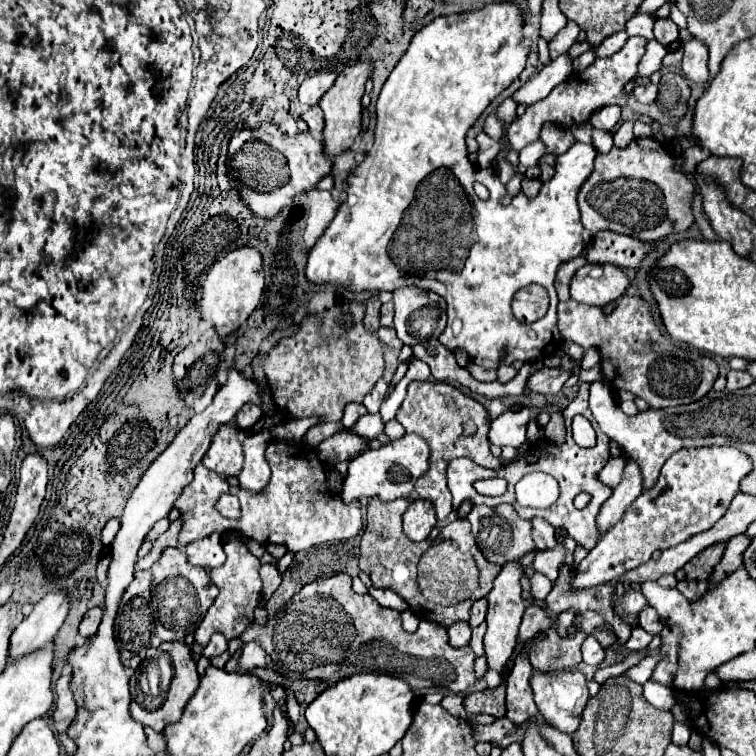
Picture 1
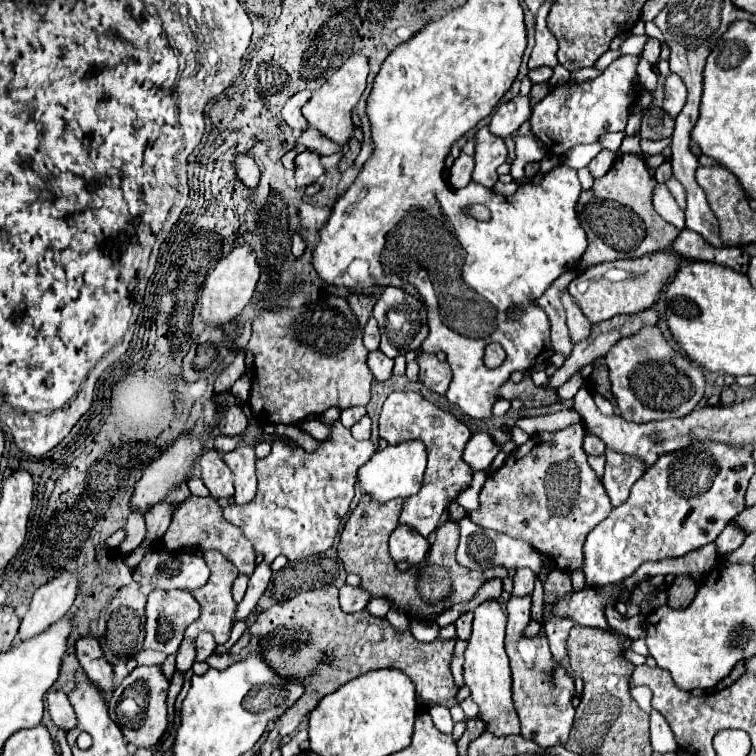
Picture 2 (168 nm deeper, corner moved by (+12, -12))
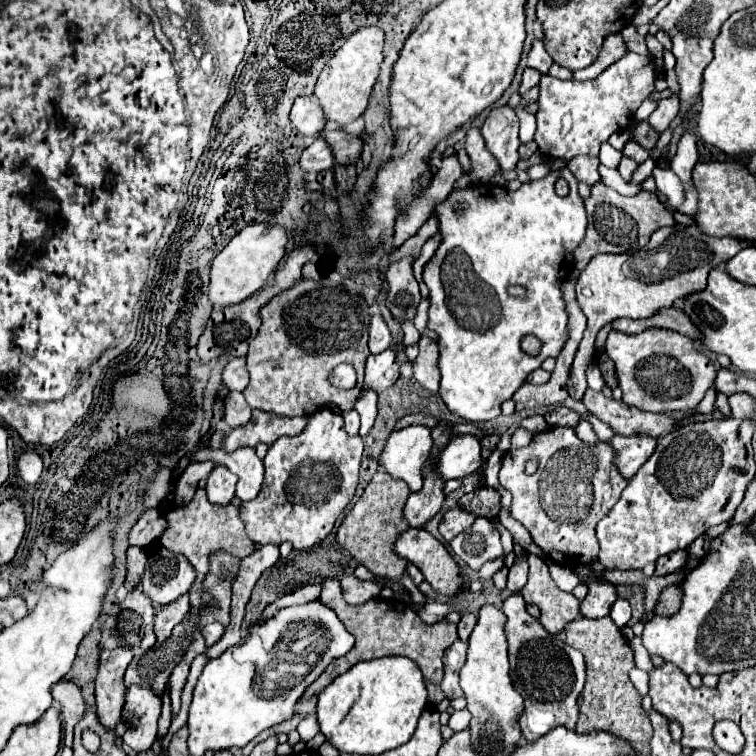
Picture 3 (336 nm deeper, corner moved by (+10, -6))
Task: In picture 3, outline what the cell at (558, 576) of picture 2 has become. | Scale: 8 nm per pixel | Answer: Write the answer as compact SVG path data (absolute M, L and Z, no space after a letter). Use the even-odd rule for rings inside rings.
M528 554L528 562L530 562L528 582L520 594L526 602L536 604L540 608L542 626L550 634L558 634L560 630L564 630L568 622L576 620L580 600L574 594L558 590L542 558Z

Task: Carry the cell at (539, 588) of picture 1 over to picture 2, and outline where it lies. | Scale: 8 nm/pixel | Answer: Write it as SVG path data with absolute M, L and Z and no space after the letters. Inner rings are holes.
M512 596L506 604L508 610L508 630L506 630L506 652L510 656L510 668L512 668L512 698L514 698L514 708L518 712L520 724L522 724L522 736L528 740L534 740L536 744L550 748L558 744L566 744L572 722L574 722L574 678L566 674L566 670L558 664L554 664L550 646L546 638L526 638L522 636L524 628L530 622L530 608L532 608L532 596Z

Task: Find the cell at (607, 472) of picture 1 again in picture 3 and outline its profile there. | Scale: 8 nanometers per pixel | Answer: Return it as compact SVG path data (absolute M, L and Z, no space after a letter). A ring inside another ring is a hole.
M580 418L580 422L574 426L574 432L576 432L578 438L580 438L582 442L586 442L586 444L598 444L598 442L600 442L598 436L596 436L596 432L592 430L590 422L584 420L584 418Z

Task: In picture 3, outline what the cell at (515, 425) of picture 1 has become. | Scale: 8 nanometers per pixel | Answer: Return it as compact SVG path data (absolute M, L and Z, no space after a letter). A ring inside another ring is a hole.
M454 436L438 454L436 474L442 480L464 478L482 466L480 440L474 436Z

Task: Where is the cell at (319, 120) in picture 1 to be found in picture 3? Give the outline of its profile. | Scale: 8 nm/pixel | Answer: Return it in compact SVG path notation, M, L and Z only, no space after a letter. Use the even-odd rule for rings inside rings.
M324 130L320 134L332 148L334 152L334 158L336 158L336 164L342 164L342 166L350 166L354 162L358 162L360 154L362 154L362 138L360 136L352 136L352 134L346 134L344 130Z

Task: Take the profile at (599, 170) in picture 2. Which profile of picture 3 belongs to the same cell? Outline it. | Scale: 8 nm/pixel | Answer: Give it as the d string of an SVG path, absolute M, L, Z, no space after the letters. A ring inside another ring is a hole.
M578 156L578 158L572 158L566 168L576 176L578 182L584 182L588 186L594 186L598 180L600 180L600 174L598 174L598 158L586 158L586 156Z

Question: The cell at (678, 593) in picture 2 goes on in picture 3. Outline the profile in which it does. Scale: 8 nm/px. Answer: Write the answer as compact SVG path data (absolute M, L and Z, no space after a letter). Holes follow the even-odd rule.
M674 584L674 586L668 586L660 592L658 596L658 602L656 602L656 614L658 616L674 616L678 606L680 606L680 586Z

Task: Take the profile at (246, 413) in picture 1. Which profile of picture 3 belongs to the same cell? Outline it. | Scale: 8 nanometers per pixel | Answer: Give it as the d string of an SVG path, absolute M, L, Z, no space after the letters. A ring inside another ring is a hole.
M230 392L228 398L226 398L226 402L224 402L224 406L226 406L224 420L228 422L230 428L244 426L250 420L250 416L252 416L252 408L244 400L242 392Z

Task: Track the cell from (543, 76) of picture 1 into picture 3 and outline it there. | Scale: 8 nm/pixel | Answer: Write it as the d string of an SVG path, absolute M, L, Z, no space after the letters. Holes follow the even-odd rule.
M492 108L480 128L488 152L498 160L500 170L514 170L518 162L518 118L512 108Z

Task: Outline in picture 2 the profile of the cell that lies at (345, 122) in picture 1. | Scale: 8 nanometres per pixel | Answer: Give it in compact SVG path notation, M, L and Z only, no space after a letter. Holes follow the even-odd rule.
M354 54L320 86L320 90L312 94L312 98L302 108L302 114L308 120L308 124L314 126L320 134L330 138L332 142L336 142L338 146L344 146L354 132L352 110L366 88L366 76L368 76L368 58L364 54Z

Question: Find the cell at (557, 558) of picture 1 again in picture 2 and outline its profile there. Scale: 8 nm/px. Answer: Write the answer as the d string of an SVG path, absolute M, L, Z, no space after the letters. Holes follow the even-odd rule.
M520 568L514 574L514 596L526 596L532 594L534 590L534 582L536 582L536 574L528 568Z

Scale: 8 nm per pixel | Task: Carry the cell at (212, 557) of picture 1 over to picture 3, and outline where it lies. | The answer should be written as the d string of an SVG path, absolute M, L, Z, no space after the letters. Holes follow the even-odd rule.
M168 550L150 554L146 572L142 576L142 592L156 604L168 606L190 590L194 584L194 568L182 558Z

